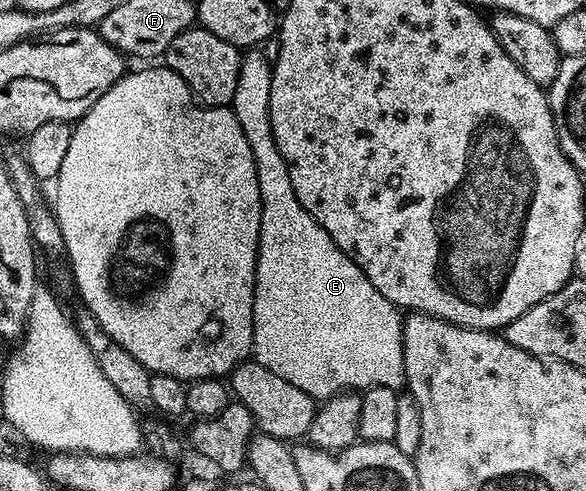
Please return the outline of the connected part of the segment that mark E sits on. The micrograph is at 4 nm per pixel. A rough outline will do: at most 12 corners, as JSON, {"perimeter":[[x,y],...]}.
{"perimeter":[[240,59],[255,361],[317,400],[405,385],[401,311],[298,204],[272,62]]}

